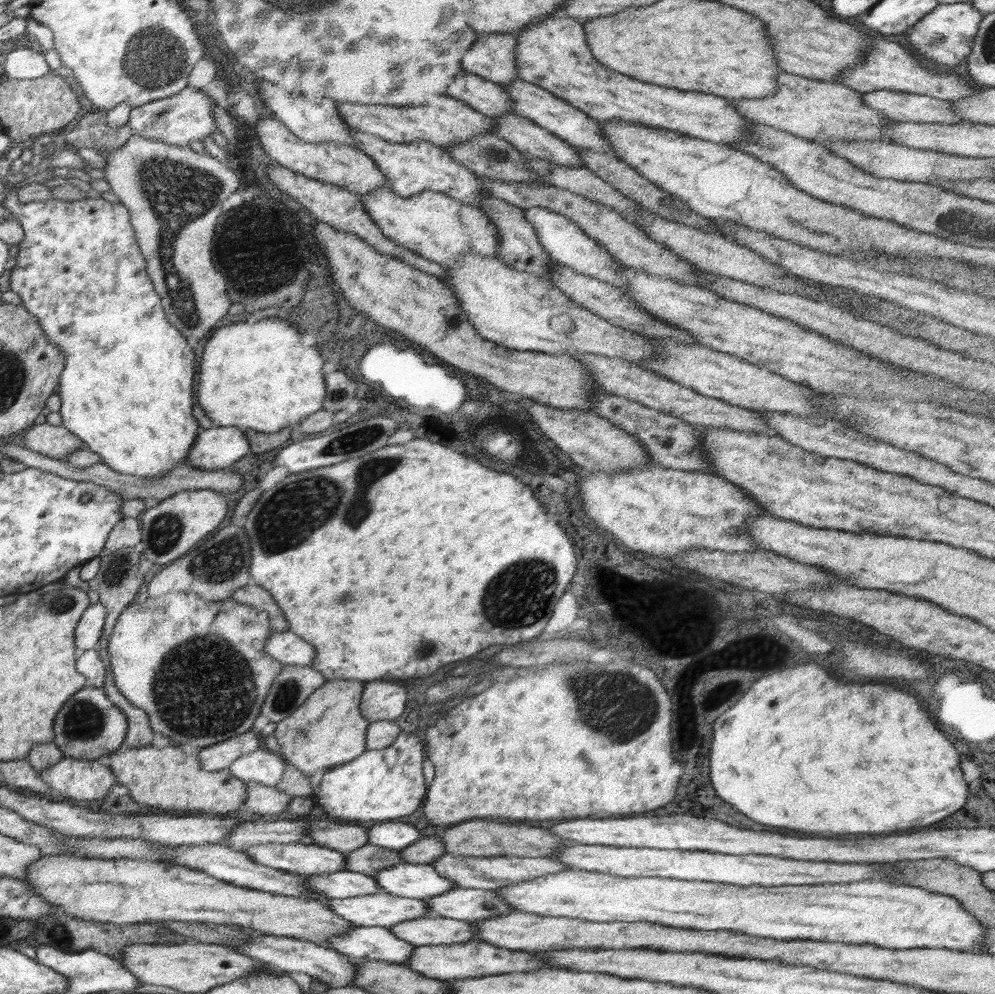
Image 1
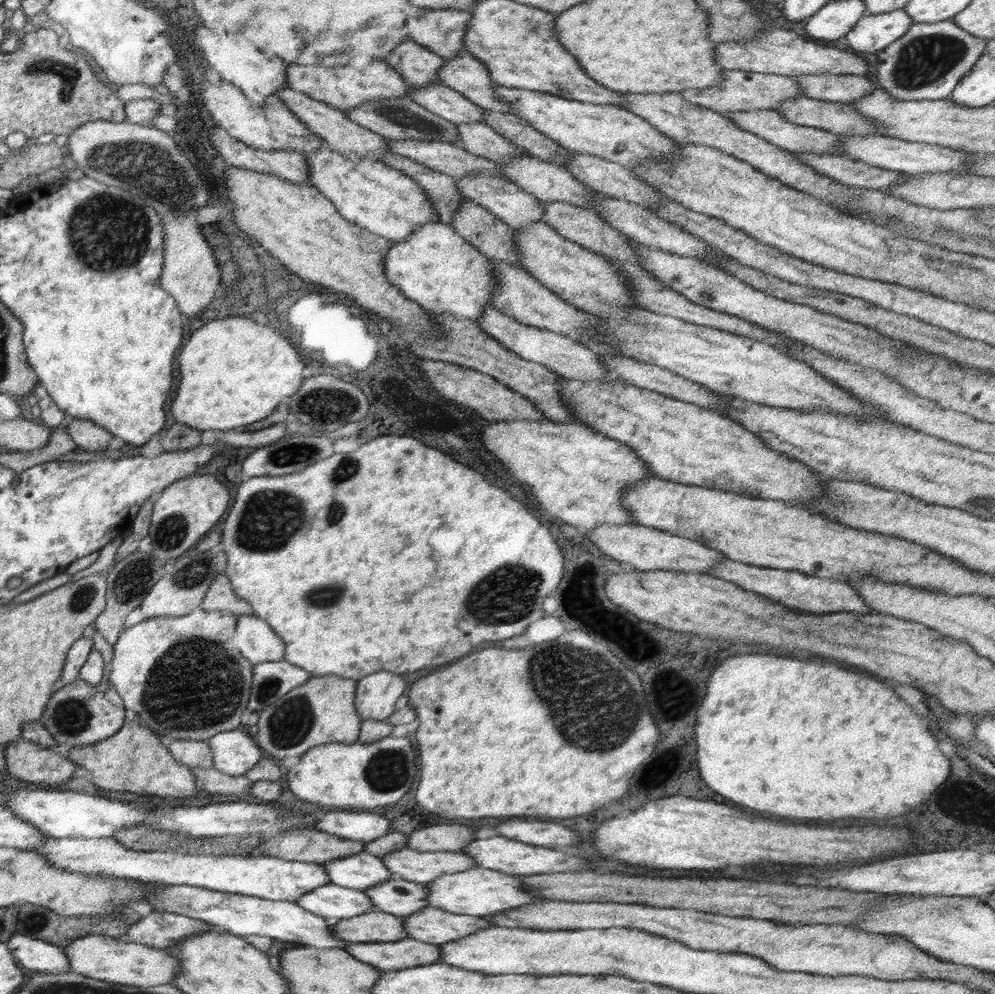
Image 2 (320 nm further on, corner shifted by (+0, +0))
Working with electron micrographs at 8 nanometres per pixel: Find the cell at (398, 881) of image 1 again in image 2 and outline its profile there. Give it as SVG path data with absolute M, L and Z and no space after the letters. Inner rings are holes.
M365 850L358 854L343 856L323 864L332 884L346 888L366 890L391 879L392 873L384 867L382 858Z

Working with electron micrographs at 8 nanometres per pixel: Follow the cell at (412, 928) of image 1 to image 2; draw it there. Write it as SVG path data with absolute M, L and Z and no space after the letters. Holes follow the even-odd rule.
M376 909L352 918L337 919L331 933L338 940L350 943L394 942L407 938L404 921L405 917Z

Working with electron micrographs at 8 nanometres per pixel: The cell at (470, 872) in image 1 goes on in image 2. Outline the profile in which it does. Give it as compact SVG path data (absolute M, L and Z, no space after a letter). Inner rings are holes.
M404 847L381 856L384 867L397 877L410 882L426 884L436 877L472 870L477 865L462 852L418 852Z

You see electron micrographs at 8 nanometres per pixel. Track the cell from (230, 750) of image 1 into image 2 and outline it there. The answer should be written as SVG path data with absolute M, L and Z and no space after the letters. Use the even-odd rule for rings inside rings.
M178 740L172 744L166 744L176 762L187 767L212 767L214 757L212 749L208 747L208 742L202 740Z

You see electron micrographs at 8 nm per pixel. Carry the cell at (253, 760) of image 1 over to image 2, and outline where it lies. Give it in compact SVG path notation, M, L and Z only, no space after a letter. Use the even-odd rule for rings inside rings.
M240 730L216 734L207 742L214 757L212 767L224 774L243 775L260 762L260 748Z

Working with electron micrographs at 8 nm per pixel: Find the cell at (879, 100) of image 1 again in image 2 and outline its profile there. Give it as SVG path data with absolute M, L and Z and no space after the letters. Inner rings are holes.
M801 74L795 76L801 94L828 102L853 104L877 88L867 76L853 74Z

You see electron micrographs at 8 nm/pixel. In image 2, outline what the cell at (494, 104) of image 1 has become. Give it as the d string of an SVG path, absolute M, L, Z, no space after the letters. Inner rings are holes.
M412 39L400 41L385 59L389 67L400 74L407 84L421 87L441 83L437 72L445 58L416 44Z

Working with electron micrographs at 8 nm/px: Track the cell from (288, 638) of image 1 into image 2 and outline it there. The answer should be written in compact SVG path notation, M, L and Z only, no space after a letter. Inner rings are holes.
M255 614L240 616L234 643L244 658L254 664L279 661L286 653L286 642L273 628Z

